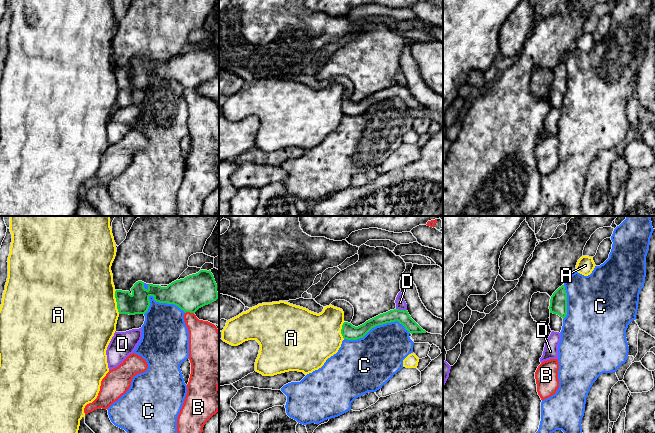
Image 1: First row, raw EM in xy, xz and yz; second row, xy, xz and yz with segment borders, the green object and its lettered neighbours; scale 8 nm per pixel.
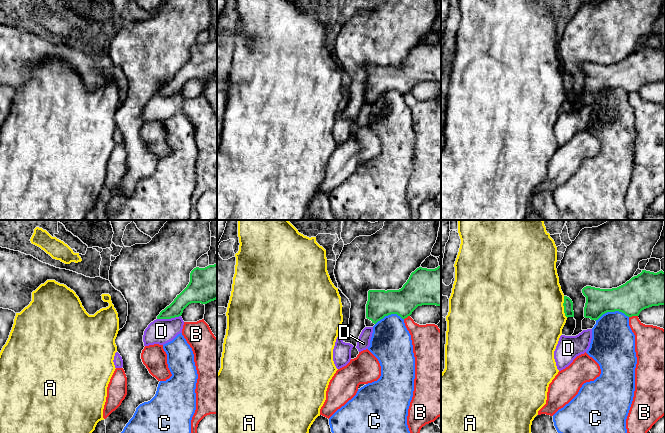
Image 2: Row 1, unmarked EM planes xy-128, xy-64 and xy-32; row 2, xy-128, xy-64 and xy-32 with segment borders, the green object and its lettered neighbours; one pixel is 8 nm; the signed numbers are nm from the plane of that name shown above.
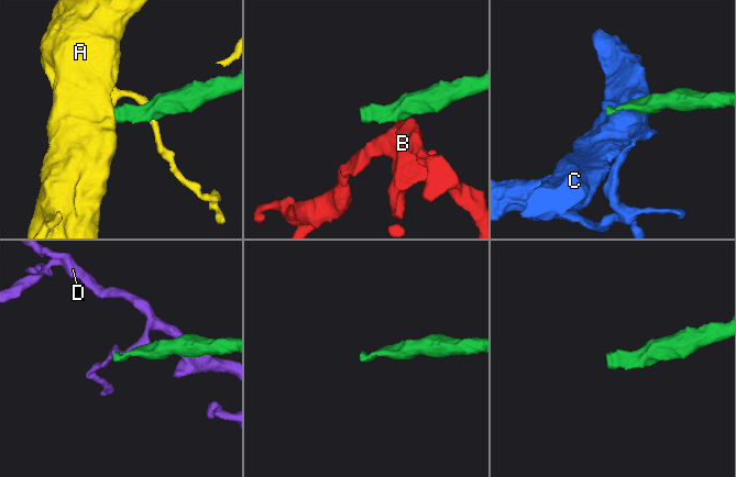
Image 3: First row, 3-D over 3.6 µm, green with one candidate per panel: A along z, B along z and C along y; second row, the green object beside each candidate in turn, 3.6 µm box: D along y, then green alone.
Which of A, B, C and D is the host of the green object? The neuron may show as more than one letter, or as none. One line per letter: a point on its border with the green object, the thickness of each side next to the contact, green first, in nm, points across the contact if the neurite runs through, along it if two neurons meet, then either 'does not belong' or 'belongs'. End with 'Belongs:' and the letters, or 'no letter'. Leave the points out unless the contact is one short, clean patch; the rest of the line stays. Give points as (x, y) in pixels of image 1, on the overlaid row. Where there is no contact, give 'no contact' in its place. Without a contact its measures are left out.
A: contact xy (116, 301); calibres 180 and 500 nm; does not belong
B: contact xy (189, 311); calibres 280 and 260 nm; does not belong
C: contact xz (376, 325); calibres 120 and 380 nm; does not belong
D: contact xz (401, 310); calibres 110 and 80 nm; border xz (396, 308), (406, 310); does not belong
Belongs: no letter

